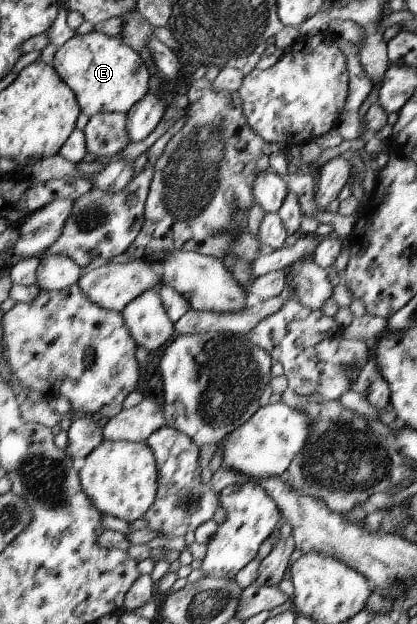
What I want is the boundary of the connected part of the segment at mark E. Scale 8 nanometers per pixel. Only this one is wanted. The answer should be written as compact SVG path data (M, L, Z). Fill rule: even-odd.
M94 30L84 35L76 34L57 48L53 55L52 67L74 94L79 110L88 117L98 112L126 113L148 90L149 71L145 63L120 36L110 37Z

